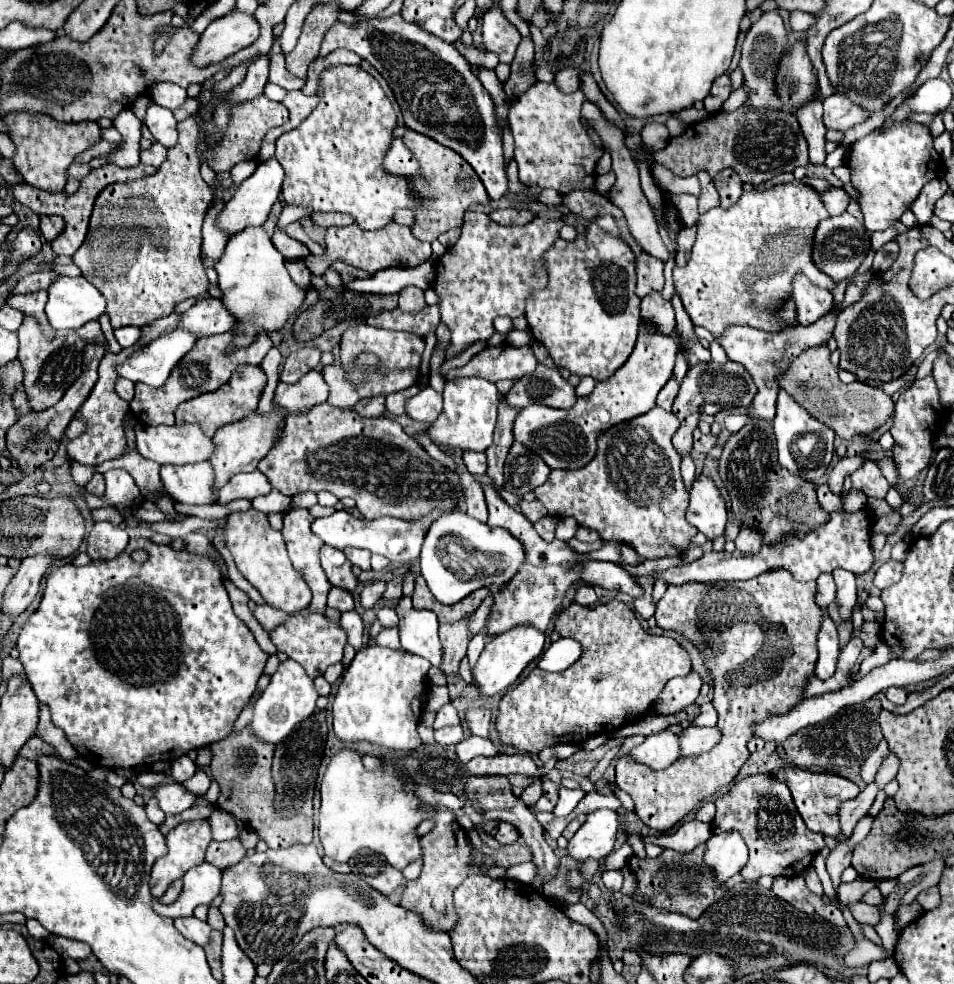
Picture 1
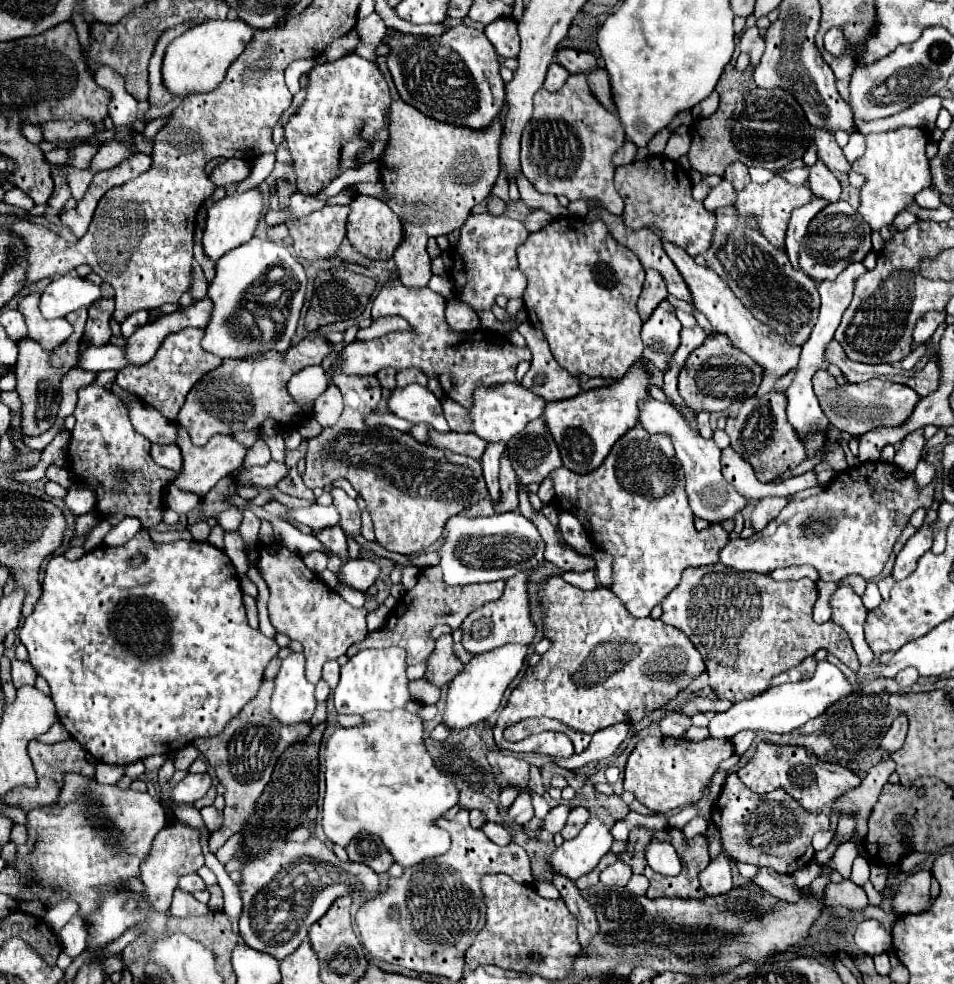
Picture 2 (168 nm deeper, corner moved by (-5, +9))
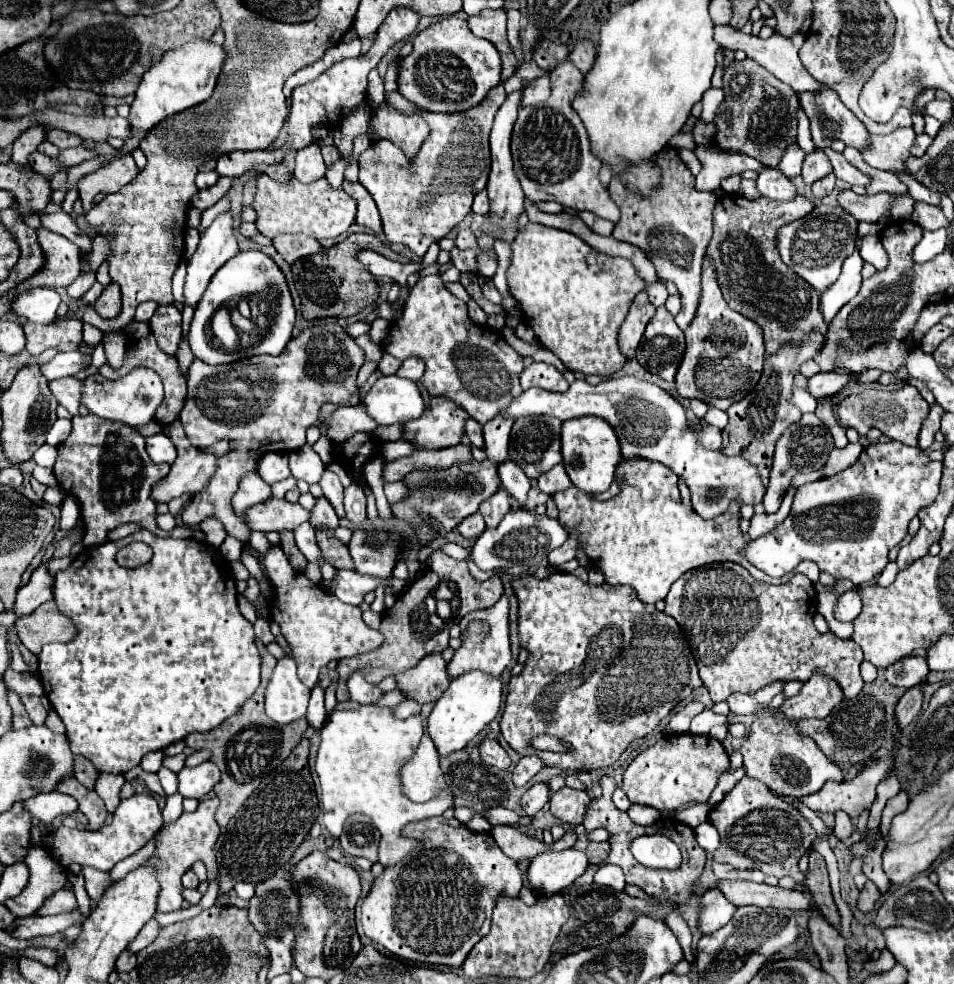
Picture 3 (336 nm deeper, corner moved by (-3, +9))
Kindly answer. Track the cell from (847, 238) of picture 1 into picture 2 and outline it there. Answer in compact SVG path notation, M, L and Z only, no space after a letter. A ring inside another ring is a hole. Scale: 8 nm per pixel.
M845 201L829 203L823 211L819 211L809 227L807 239L799 249L799 267L815 281L833 281L849 263L863 261L863 257L871 251L871 227L863 217ZM805 249L811 253L813 263L805 263Z

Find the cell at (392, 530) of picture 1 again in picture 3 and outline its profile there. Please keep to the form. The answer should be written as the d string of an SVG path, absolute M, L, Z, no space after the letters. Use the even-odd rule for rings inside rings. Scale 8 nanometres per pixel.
M267 499L253 505L247 511L249 527L253 531L283 531L297 529L301 523L309 521L309 511L299 503L289 503L285 499Z

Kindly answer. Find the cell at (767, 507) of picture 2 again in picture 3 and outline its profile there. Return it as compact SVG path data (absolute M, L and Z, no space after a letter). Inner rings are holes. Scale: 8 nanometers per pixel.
M807 413L801 417L799 423L791 425L783 437L777 441L777 447L775 447L775 461L773 461L773 469L771 469L771 481L767 485L767 493L763 497L763 507L765 507L765 513L775 513L781 505L781 499L791 483L791 479L797 475L797 473L809 473L813 469L823 469L825 463L827 463L827 457L829 453L833 451L833 437L831 433L827 431L827 427L821 423L821 419L815 415L815 413Z

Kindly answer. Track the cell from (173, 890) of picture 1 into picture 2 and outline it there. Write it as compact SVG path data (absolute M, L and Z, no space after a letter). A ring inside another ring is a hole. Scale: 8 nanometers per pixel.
M189 873L189 875L183 875L181 877L179 887L185 889L187 893L193 893L193 891L203 891L205 889L205 883L201 881L201 877L197 873Z

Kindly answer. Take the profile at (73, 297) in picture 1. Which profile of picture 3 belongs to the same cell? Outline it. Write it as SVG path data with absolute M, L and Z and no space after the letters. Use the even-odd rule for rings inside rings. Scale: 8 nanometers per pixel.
M35 287L17 295L13 301L13 311L33 323L53 323L57 319L59 303L61 295L55 289Z

